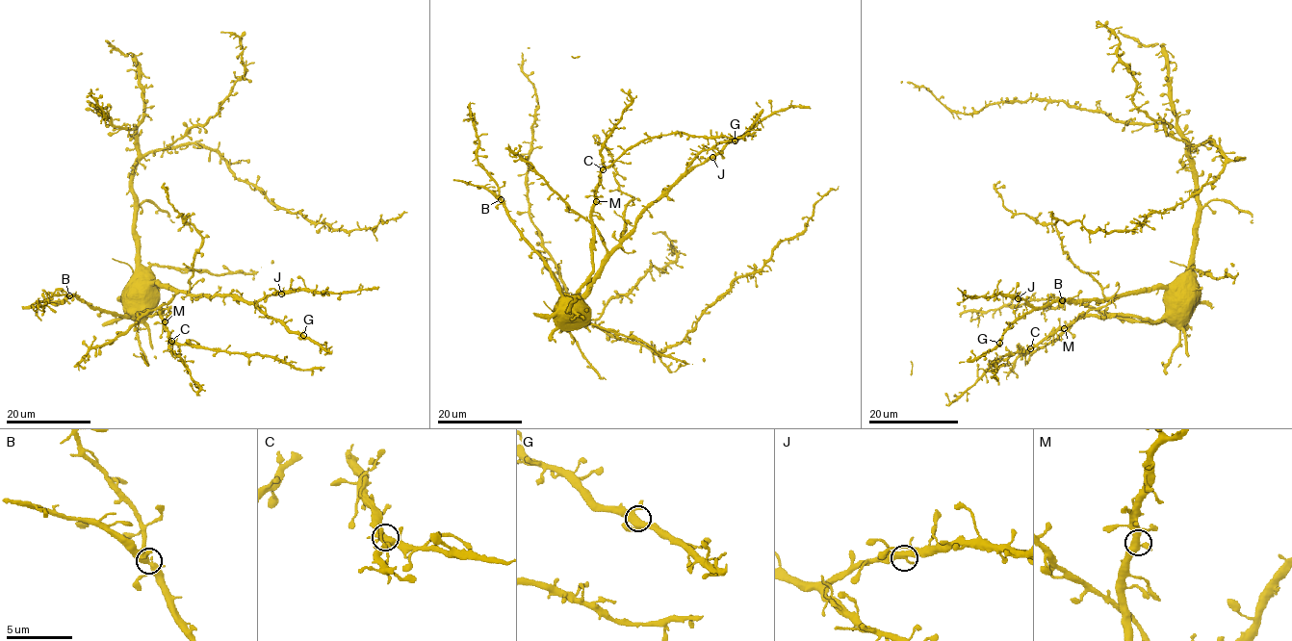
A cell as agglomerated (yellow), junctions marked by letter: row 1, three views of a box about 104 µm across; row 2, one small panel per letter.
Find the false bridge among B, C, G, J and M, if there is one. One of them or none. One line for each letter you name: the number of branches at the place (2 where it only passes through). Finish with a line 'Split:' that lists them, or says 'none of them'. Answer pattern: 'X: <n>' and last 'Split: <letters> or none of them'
Split: none of them

